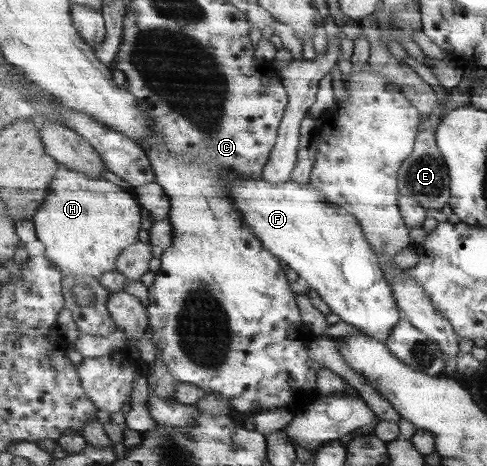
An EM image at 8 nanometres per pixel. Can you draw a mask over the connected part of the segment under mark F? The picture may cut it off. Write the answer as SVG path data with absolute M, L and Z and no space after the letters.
M233 172L227 179L231 181L229 191L234 205L258 235L263 247L275 255L285 267L292 268L299 277L306 280L309 288L315 289L331 307L332 312L344 322L385 343L394 326L401 320L402 310L396 301L393 288L385 278L385 272L381 270L378 254L373 250L359 219L337 203L332 203L311 183L297 184L290 181L285 184L271 184L265 178L241 178Z

